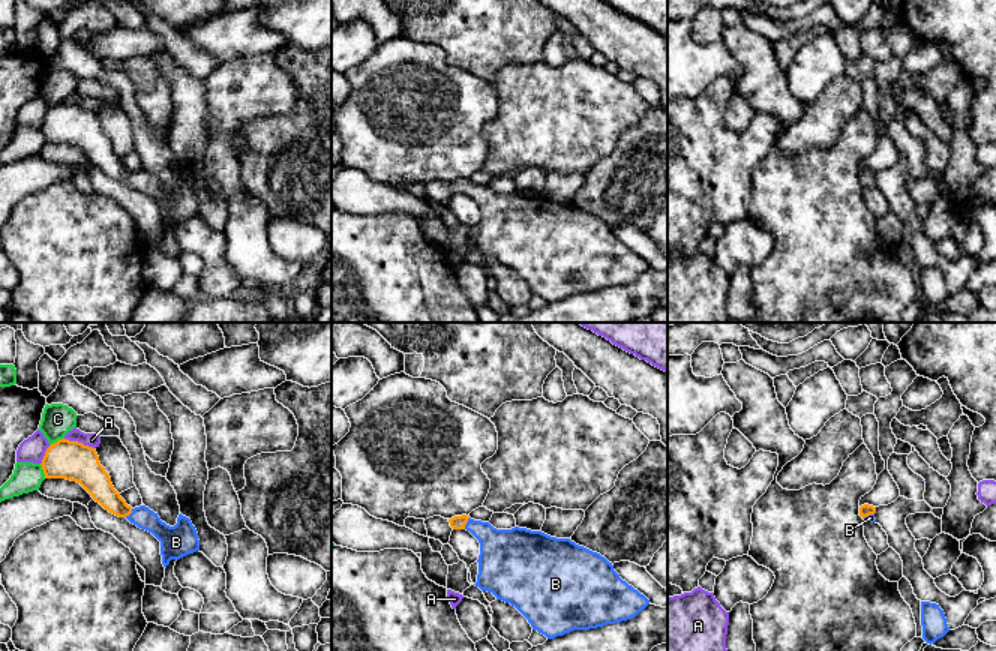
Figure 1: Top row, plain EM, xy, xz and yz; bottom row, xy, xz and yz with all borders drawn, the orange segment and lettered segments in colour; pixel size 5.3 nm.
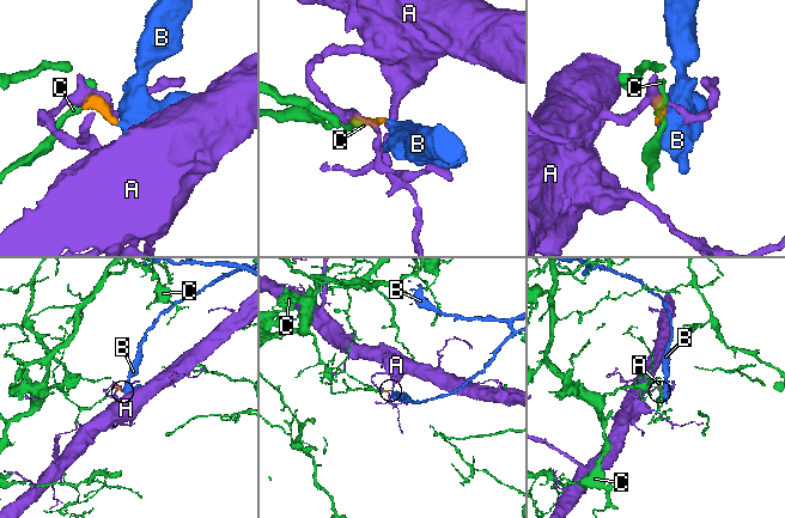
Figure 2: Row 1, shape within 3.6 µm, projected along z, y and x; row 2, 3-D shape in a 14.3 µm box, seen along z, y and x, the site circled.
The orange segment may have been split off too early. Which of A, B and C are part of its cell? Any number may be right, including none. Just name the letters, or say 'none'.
B

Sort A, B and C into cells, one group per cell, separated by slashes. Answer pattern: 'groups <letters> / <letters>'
groups A / B / C

